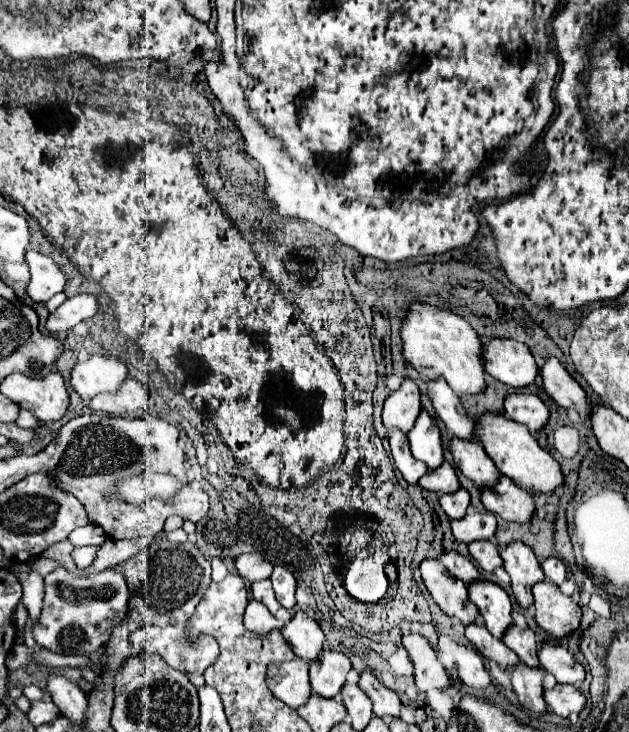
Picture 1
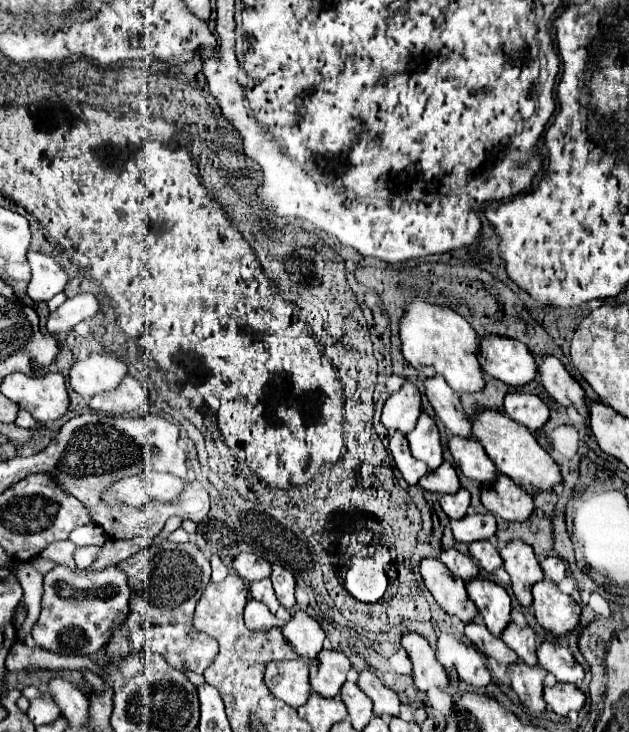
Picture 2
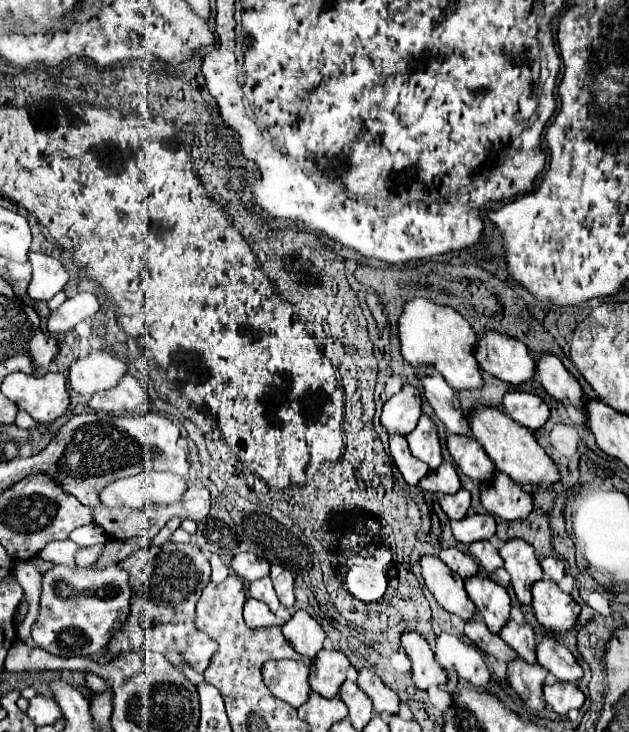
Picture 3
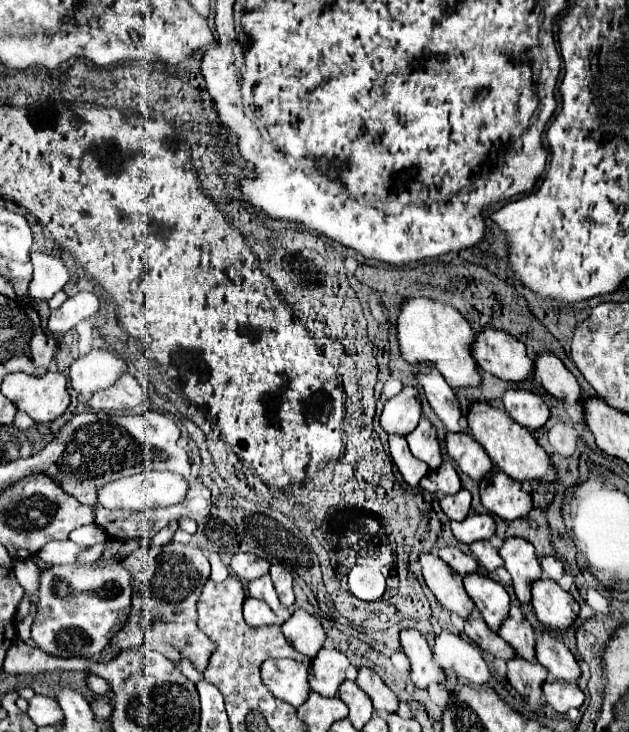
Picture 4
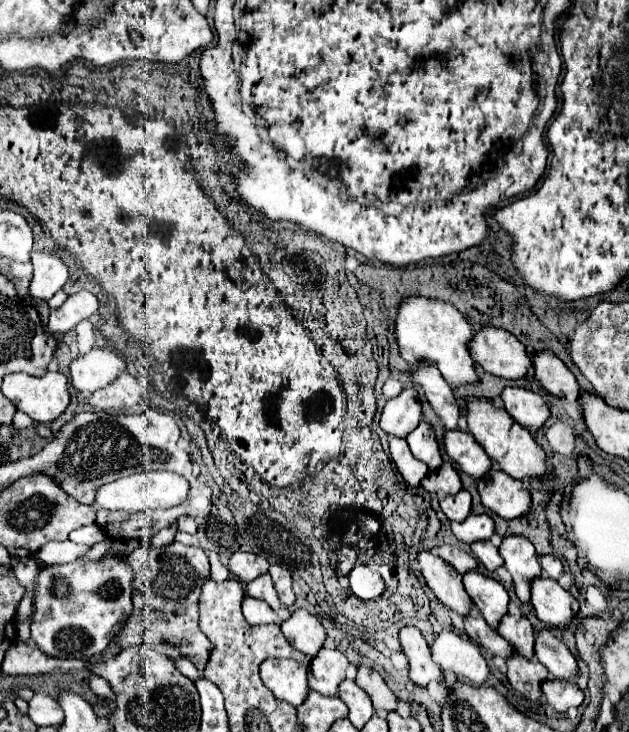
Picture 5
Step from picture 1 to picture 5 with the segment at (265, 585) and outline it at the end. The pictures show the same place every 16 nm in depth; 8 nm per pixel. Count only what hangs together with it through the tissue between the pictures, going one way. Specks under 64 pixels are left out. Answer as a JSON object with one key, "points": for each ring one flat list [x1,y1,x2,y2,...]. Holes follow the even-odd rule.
{"points":[[264,574,264,576,260,576,260,578,252,580,252,582,248,582,246,590,248,590,248,596,258,598,258,600,264,600,266,604,270,604,272,610,278,610,280,608,280,600,276,596,274,584,272,584,272,580,270,580,268,574]]}

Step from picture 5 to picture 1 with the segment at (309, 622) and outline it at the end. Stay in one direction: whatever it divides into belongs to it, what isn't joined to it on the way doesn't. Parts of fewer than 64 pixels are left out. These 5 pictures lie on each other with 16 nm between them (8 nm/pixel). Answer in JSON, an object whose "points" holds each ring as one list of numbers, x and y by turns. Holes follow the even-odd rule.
{"points":[[296,612,296,616,288,622,288,626,284,626,282,636,298,658,308,662,314,662,320,658,324,632,306,612]]}

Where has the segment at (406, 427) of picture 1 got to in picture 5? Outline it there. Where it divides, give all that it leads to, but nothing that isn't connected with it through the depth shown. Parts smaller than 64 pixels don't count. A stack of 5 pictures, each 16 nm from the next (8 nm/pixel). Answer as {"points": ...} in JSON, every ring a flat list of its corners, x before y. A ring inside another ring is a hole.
{"points":[[404,388,396,398,386,402,380,416,380,426,390,436,406,438,418,426,420,418,422,418,422,408,418,392,414,388]]}

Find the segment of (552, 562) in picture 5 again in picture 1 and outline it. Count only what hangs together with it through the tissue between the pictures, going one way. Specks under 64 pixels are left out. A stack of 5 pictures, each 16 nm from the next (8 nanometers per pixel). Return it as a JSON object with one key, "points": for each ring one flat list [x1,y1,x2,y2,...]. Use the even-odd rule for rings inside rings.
{"points":[[546,558,542,562,542,570,546,574,546,580,550,580,556,586,560,586,566,580,566,566,558,558]]}

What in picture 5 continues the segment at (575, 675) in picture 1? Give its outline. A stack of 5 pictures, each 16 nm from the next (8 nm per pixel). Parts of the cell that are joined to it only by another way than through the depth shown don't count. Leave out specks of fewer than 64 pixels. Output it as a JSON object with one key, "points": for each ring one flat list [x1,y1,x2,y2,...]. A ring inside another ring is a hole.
{"points":[[542,630,536,638,536,658,558,680,574,680,578,676,578,664,566,644,550,630]]}

